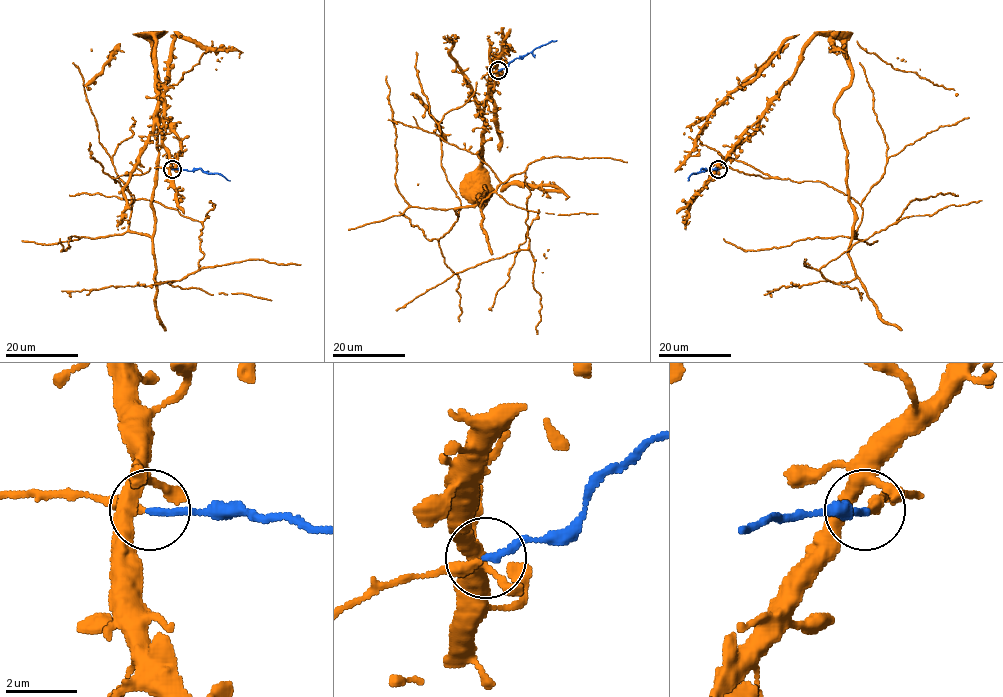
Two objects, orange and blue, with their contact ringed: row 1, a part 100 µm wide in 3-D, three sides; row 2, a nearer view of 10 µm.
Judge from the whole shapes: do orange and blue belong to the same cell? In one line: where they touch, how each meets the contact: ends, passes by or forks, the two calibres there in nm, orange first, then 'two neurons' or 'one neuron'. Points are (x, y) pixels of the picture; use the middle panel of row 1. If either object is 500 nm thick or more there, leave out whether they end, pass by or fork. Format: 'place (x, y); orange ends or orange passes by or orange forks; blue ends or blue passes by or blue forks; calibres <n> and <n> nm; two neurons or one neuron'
place (498, 70); orange forks; blue ends; calibres 240 and 190 nm; one neuron

